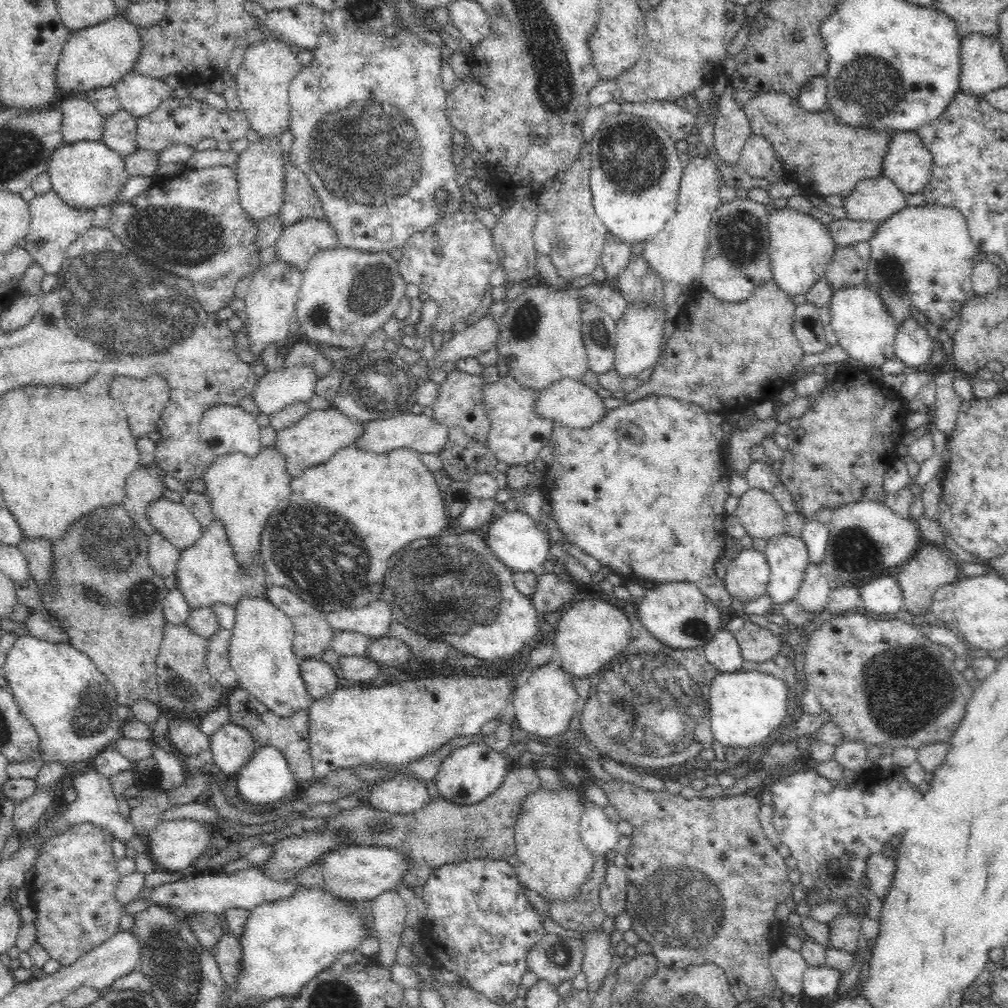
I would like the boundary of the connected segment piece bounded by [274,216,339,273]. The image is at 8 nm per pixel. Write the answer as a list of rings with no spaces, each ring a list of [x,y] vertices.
[[[310,216],[284,227],[274,245],[278,259],[304,273],[314,255],[326,248],[338,248],[339,242],[326,219]]]

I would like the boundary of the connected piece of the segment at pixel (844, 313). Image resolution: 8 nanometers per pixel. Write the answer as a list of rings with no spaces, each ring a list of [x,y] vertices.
[[[867,284],[835,290],[828,306],[830,325],[836,334],[837,344],[848,353],[851,360],[858,360],[870,366],[873,372],[878,372],[886,360],[895,357],[896,321],[882,305],[878,293]]]

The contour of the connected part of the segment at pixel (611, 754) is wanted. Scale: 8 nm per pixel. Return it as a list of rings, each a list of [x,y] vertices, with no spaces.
[[[634,613],[630,624],[633,635],[626,648],[589,679],[589,697],[579,709],[586,741],[606,758],[626,766],[642,766],[642,770],[638,768],[639,774],[656,776],[664,782],[677,782],[680,776],[687,776],[690,781],[704,779],[702,764],[690,766],[697,764],[699,753],[710,749],[715,740],[711,732],[709,690],[718,669],[708,662],[704,647],[670,648],[654,638]]]

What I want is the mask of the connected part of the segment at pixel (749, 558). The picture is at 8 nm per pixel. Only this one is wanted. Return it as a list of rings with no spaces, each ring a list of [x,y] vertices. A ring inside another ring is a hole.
[[[743,549],[726,566],[723,584],[731,598],[746,603],[767,592],[770,569],[765,553]]]

